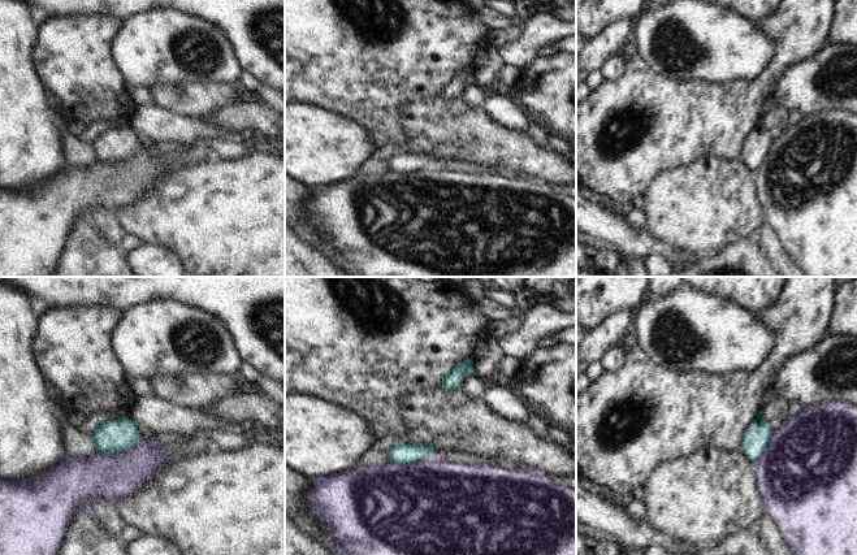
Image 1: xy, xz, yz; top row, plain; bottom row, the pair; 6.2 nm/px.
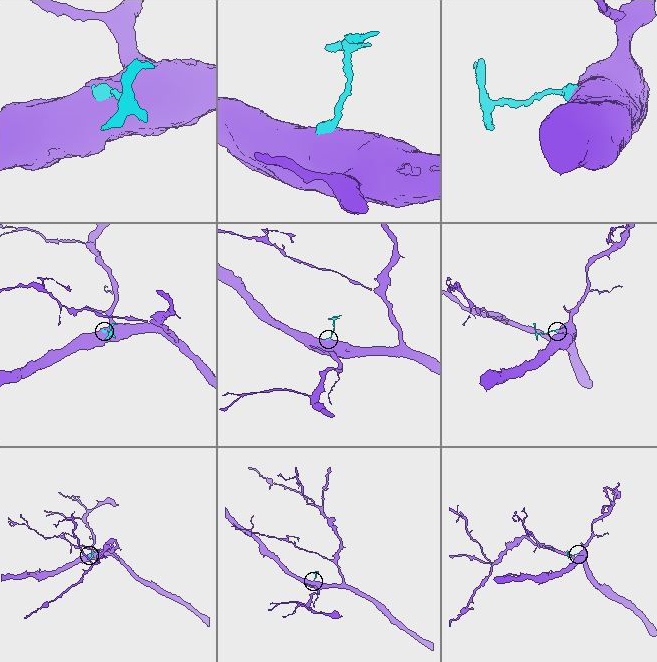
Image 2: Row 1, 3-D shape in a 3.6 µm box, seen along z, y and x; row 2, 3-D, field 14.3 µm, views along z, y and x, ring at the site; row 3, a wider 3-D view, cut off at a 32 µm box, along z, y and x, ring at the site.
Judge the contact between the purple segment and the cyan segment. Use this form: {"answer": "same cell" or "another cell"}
{"answer": "another cell"}

